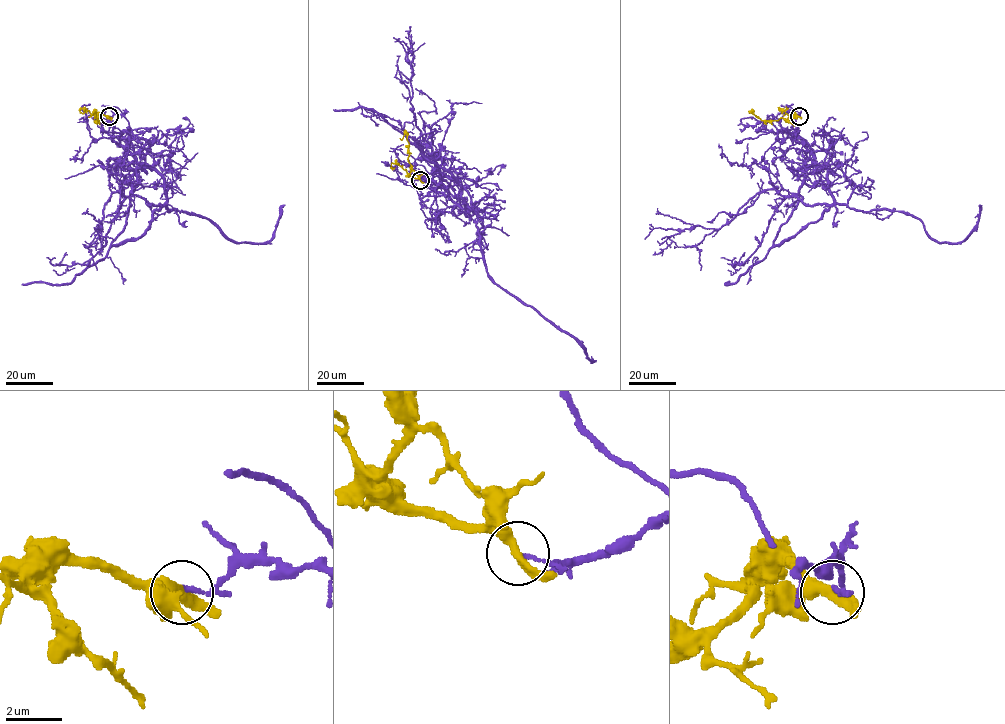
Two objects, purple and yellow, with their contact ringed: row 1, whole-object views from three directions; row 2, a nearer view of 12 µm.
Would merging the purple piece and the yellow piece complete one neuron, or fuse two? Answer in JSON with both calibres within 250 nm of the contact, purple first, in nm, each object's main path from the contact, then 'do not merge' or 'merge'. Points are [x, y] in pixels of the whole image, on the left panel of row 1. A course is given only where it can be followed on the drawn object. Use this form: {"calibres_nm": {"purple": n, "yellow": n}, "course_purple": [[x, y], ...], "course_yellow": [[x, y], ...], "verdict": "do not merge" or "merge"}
{"calibres_nm": {"purple": 130, "yellow": 360}, "course_purple": [[109, 116], [128, 122], [135, 158], [162, 177], [169, 211], [206, 217], [234, 242], [263, 243], [285, 205]], "course_yellow": [[109, 116], [100, 114], [97, 120], [95, 113], [88, 117]], "verdict": "do not merge"}

